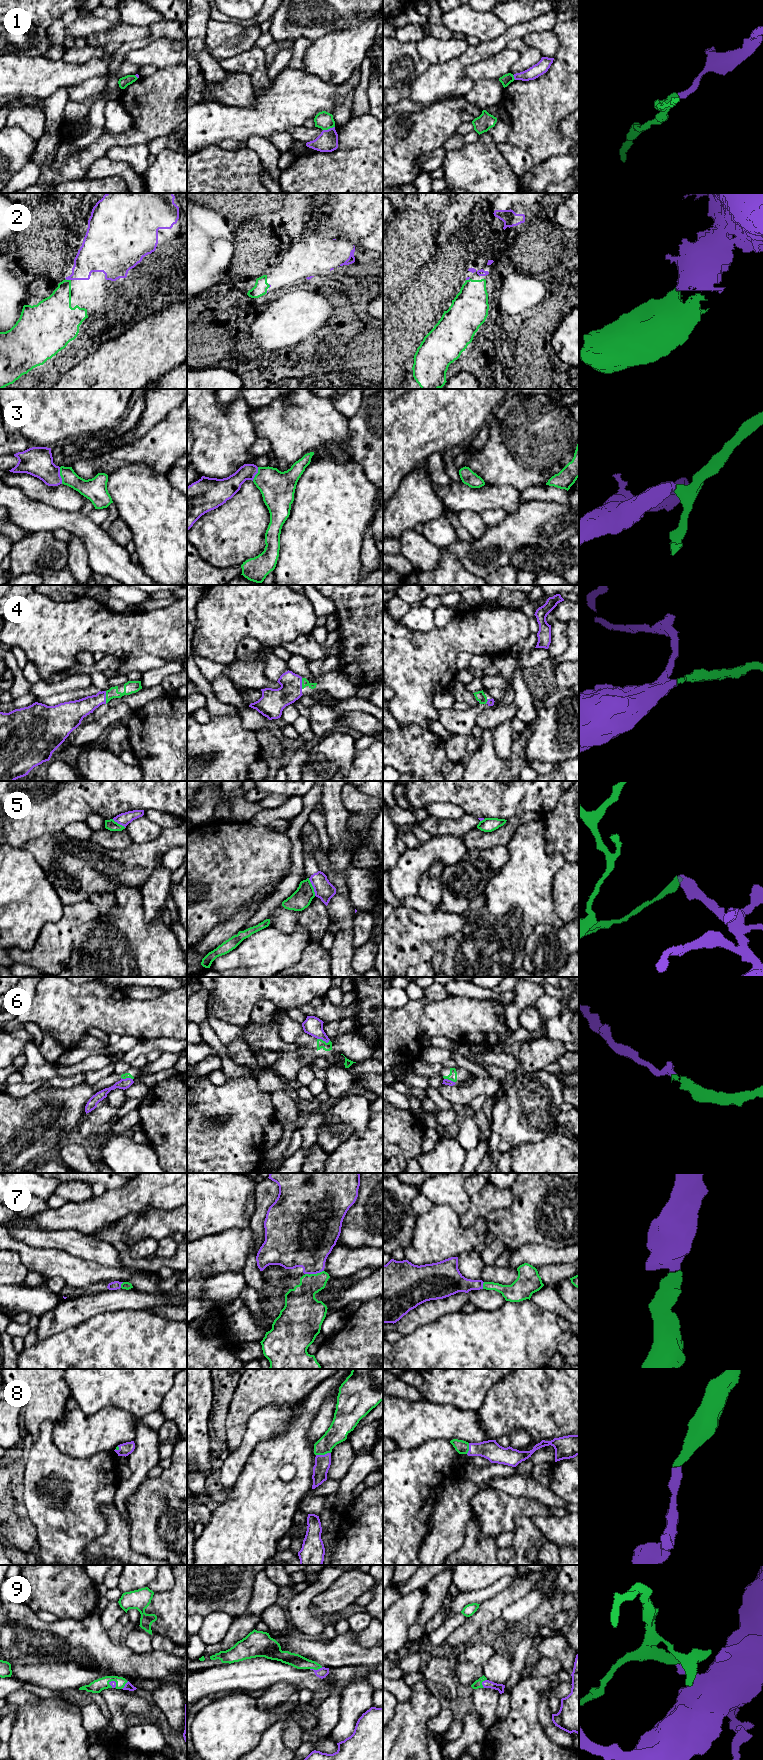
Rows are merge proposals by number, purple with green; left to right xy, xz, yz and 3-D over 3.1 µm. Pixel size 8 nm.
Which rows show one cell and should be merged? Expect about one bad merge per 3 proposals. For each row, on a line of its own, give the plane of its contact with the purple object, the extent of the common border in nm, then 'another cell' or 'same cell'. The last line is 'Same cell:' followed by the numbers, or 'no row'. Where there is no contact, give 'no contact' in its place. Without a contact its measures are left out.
1: xz | 100 nm | another cell
2: xy | 50 nm | same cell
3: xy | 140 nm | same cell
4: xy | 100 nm | same cell
5: xz | 160 nm | another cell
6: xz | 110 nm | another cell
7: xz | 120 nm | same cell
8: xz | 120 nm | same cell
9: xz | 110 nm | same cell
Same cell: 2, 3, 4, 7, 8, 9

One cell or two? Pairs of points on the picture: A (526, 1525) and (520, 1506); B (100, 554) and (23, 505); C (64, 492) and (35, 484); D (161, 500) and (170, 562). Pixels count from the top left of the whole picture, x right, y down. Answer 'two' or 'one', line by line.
A: two
B: one
C: one
D: one

